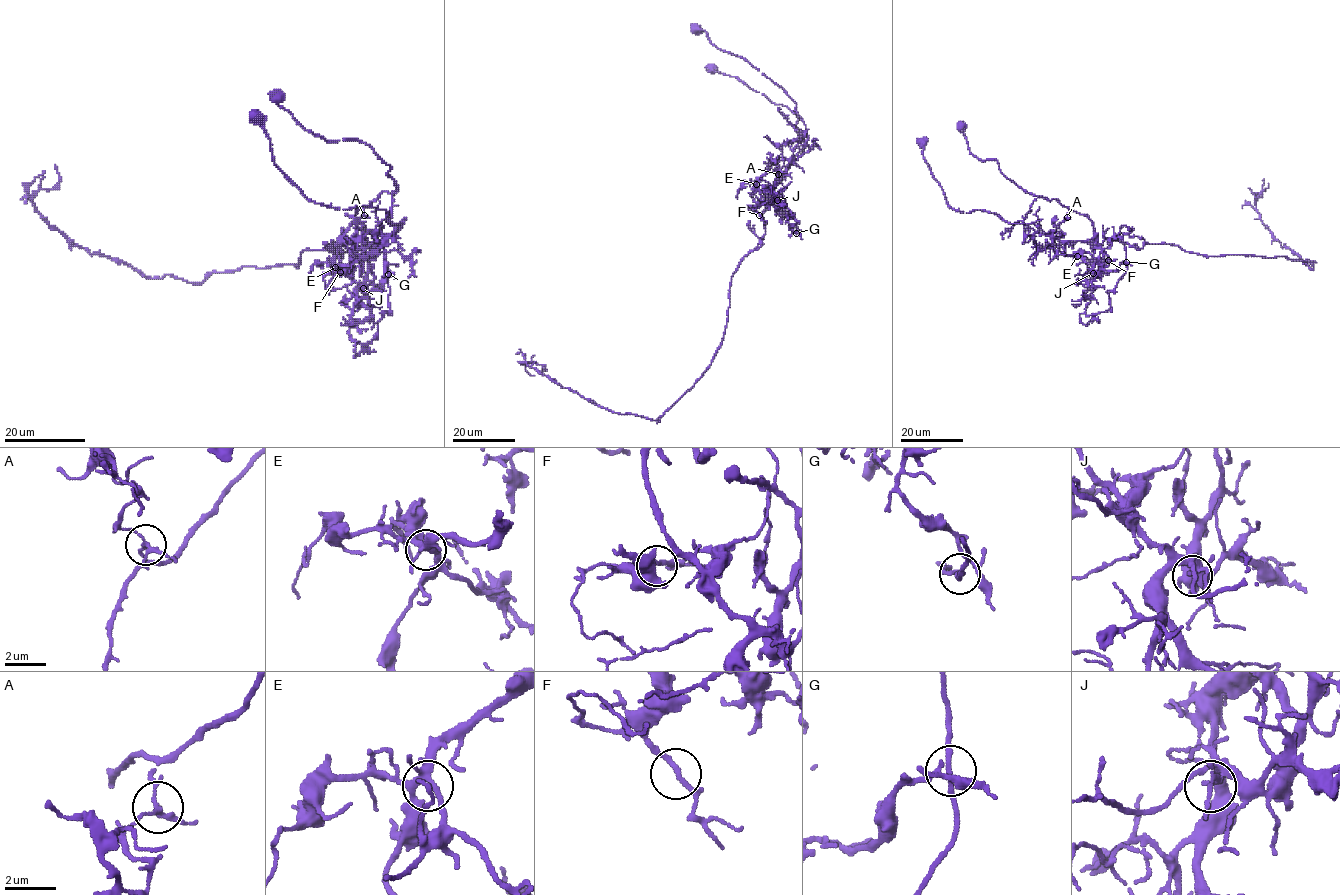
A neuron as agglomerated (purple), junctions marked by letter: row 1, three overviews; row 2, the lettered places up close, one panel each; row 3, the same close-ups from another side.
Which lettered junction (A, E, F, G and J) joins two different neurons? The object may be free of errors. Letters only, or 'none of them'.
A

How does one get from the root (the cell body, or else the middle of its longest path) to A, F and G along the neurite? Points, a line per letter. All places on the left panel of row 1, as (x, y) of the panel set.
A: (278, 95), (306, 130), (328, 141), (364, 142), (390, 167), (397, 188), (382, 192), (364, 215)
F: (278, 95), (316, 136), (366, 143), (397, 186), (363, 209), (356, 256), (329, 262), (340, 272)
G: (278, 95), (306, 130), (364, 142), (390, 167), (397, 188), (357, 210), (338, 249), (365, 287), (388, 274)

